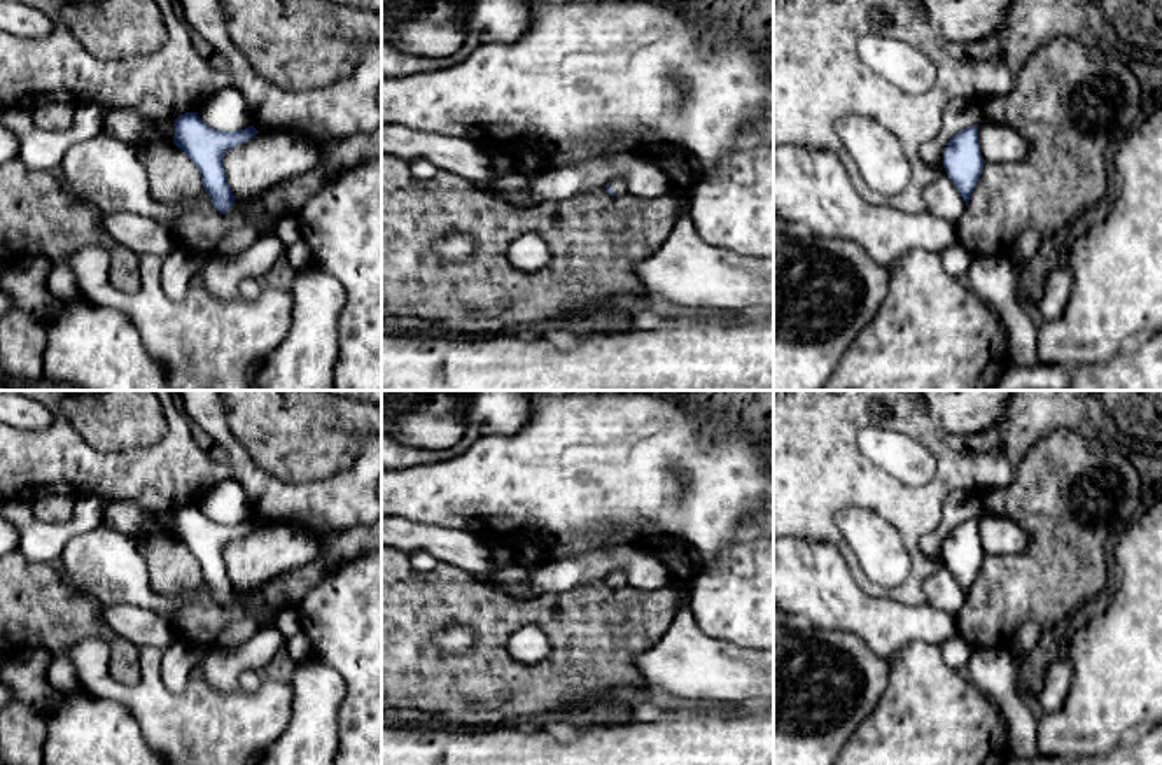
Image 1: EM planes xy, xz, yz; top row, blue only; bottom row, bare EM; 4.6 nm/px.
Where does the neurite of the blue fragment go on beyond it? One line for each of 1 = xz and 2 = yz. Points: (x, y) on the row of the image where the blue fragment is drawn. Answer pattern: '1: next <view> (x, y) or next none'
1: next xz (618, 186)
2: next none

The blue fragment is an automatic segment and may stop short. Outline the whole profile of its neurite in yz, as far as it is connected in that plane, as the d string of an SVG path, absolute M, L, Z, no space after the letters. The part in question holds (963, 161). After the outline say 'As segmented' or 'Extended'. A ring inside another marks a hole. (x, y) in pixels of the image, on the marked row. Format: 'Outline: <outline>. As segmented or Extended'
Outline: M968 126L956 133L943 151L943 168L966 205L982 175L984 163L978 126Z. As segmented

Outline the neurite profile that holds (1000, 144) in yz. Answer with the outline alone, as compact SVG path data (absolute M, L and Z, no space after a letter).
M985 119L978 126L978 138L980 152L987 163L1012 165L1027 159L1027 142L1004 124Z

